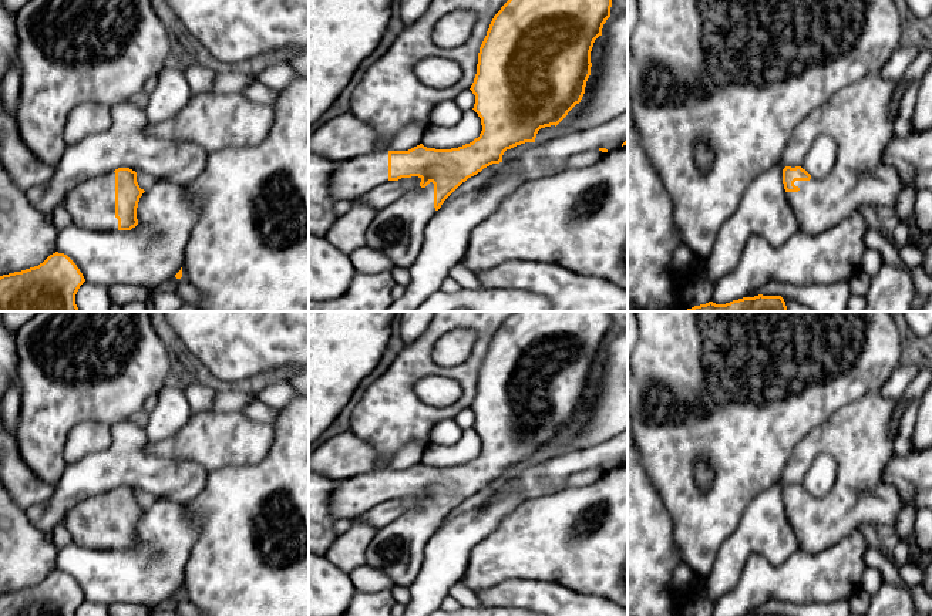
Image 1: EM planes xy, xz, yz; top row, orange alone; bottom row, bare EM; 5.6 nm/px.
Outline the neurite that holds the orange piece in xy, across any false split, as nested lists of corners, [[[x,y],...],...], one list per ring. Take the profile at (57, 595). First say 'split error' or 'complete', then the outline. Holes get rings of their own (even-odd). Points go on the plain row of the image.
complete | [[[53,572],[38,585],[0,595],[0,616],[75,616],[85,600],[64,572]]]

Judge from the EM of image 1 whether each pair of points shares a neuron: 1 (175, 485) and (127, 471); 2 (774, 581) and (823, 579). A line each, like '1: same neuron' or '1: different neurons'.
1: same neuron
2: same neuron

